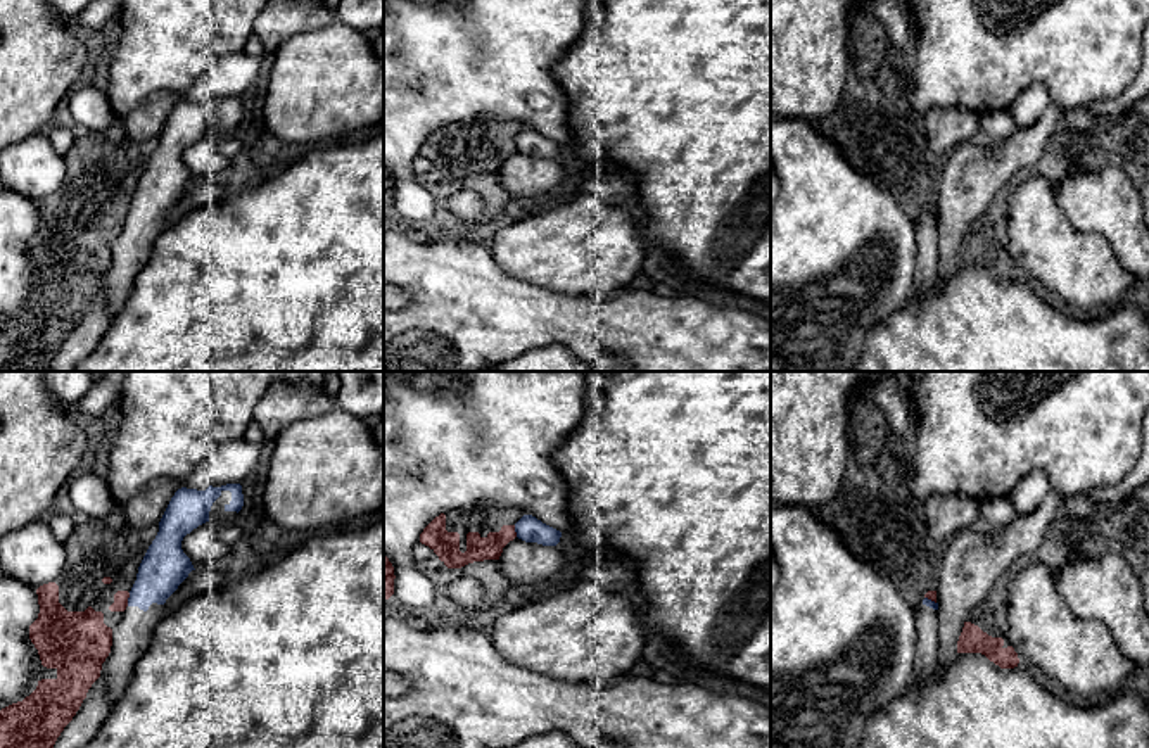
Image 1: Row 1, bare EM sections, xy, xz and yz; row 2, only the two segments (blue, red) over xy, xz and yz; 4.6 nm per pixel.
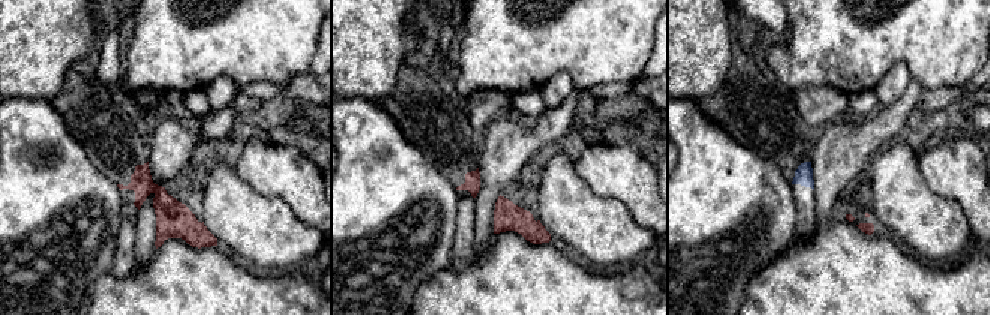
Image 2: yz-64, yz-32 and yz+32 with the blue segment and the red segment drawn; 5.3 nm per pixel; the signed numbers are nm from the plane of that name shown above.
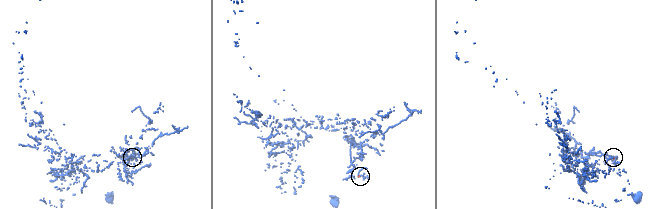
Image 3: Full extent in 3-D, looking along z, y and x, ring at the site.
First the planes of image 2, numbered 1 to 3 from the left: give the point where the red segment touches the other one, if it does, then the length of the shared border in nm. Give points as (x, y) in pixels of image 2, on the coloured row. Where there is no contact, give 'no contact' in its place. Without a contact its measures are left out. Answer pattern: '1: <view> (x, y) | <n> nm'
1: no contact
2: no contact
3: no contact

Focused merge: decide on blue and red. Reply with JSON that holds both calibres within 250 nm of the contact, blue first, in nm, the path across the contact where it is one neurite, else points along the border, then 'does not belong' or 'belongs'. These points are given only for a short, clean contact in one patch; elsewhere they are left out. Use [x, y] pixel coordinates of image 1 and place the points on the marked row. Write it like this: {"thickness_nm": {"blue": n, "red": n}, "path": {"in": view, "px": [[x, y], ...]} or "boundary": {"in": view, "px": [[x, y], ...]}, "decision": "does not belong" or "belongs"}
{"thickness_nm": {"blue": 220, "red": 70}, "boundary": {"in": "xy", "px": [[130, 593], [126, 605]]}, "decision": "does not belong"}

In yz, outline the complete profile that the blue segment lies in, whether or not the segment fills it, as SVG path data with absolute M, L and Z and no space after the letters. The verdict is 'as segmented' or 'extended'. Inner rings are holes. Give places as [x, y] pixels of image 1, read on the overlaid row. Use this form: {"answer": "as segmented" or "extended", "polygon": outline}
{"answer": "extended", "polygon": "M924 598L916 608L917 646L914 658L914 684L926 684L936 674L938 662L938 603Z"}

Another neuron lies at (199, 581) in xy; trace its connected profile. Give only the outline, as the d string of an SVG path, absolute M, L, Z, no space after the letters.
M195 568L188 574L188 577L178 586L178 589L166 599L164 608L173 610L185 599L209 591L213 586L213 579L209 570Z

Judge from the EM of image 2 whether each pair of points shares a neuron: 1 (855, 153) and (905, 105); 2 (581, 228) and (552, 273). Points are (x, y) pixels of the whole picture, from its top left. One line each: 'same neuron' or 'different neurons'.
1: same neuron
2: different neurons

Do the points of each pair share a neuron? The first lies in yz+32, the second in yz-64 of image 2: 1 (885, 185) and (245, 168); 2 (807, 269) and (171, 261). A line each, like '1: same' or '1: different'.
1: different
2: same

